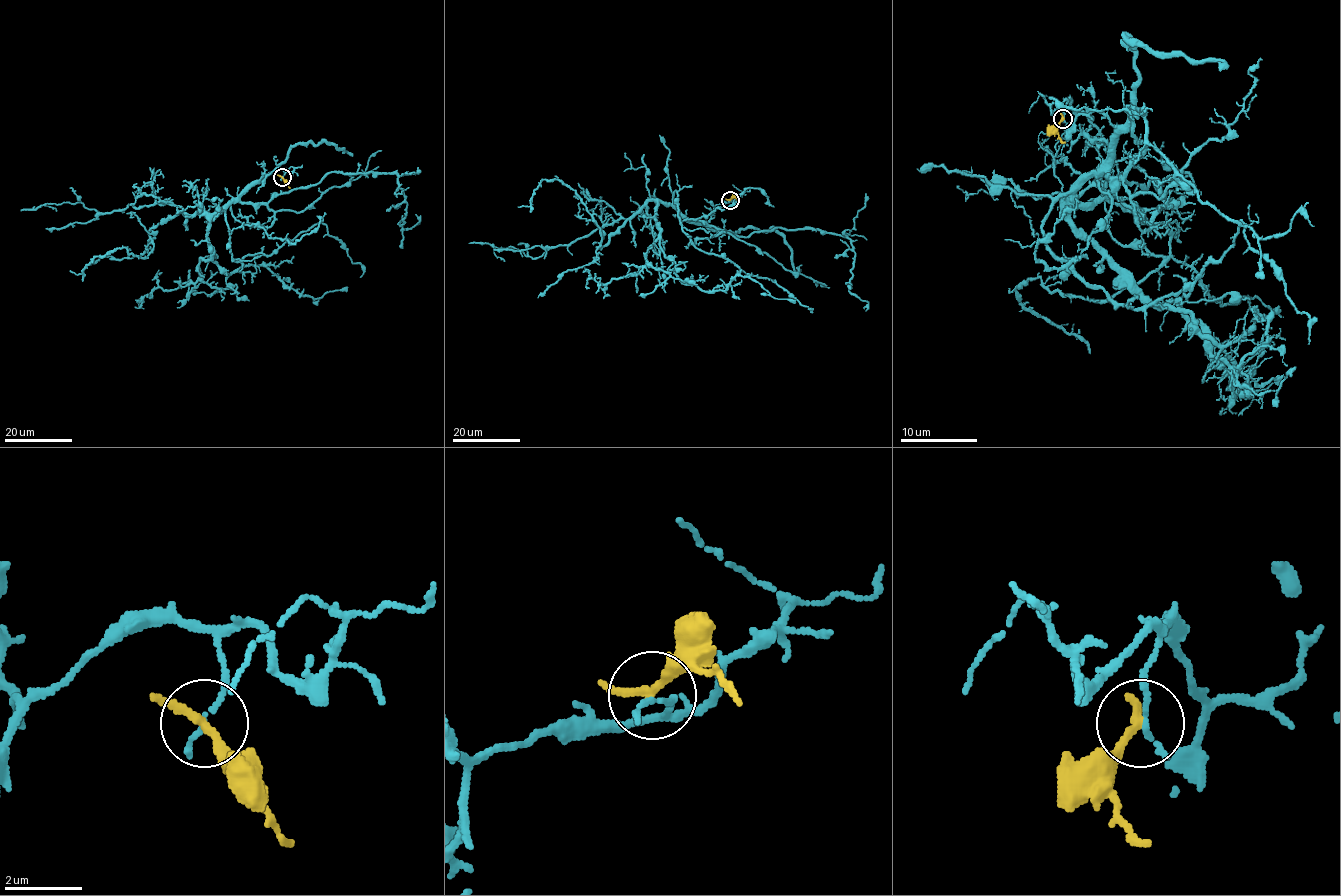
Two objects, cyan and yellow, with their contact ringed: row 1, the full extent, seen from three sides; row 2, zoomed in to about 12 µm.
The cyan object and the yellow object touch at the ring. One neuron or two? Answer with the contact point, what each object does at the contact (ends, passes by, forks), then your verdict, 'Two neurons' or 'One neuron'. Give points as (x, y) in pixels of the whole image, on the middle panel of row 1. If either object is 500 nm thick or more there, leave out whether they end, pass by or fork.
Place: (730, 200). At the ring cyan ends. At the ring yellow passes by. Two neurons

